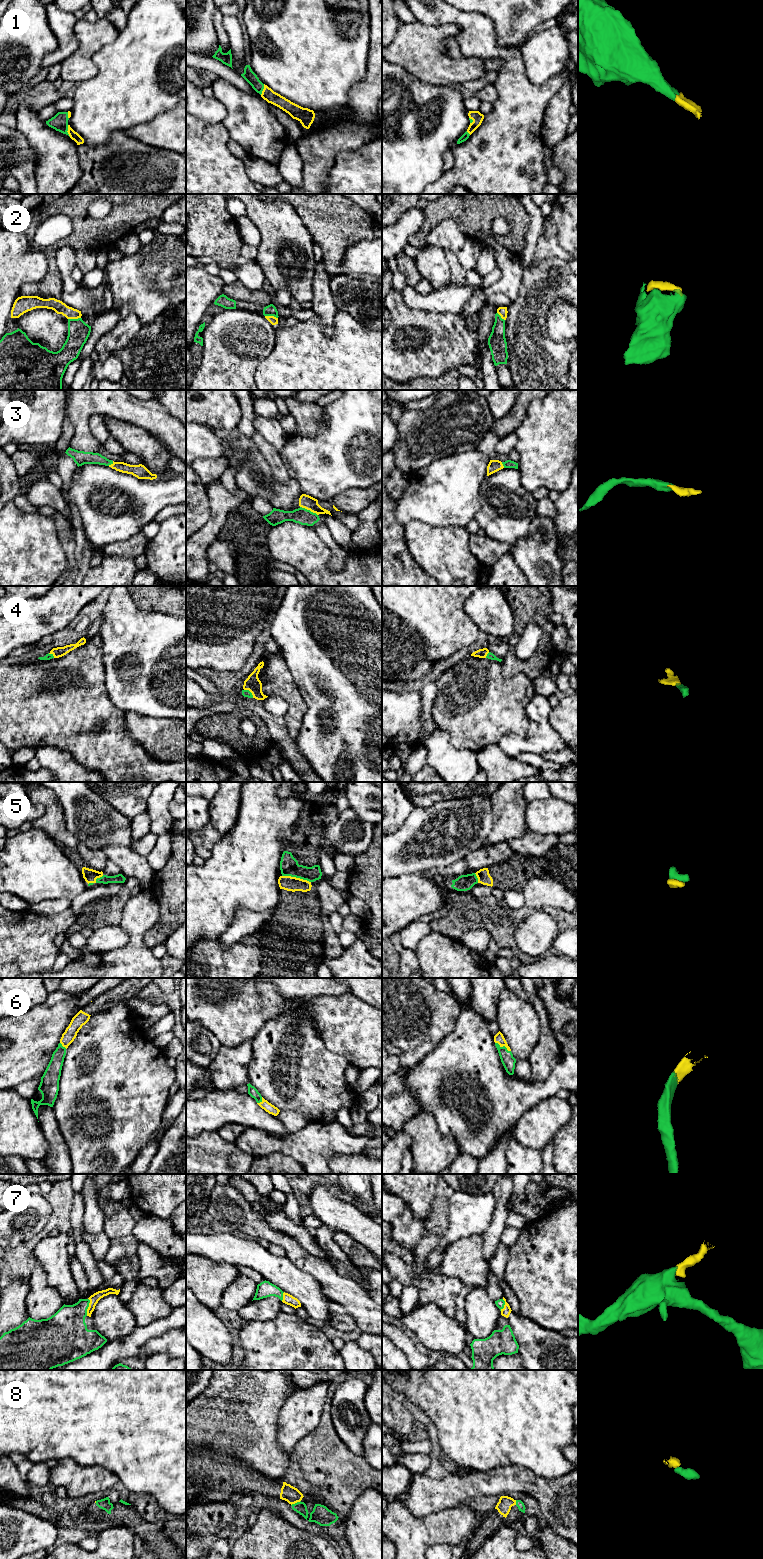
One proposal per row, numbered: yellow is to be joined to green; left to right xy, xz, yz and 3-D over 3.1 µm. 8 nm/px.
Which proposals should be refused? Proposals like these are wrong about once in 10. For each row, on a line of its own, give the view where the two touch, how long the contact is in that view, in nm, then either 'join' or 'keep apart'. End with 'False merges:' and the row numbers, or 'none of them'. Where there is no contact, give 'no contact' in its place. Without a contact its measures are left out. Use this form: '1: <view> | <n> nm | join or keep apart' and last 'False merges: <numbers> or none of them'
1: xy | 100 nm | join
2: xy | 110 nm | join
3: xz | 160 nm | join
4: xz | 100 nm | join
5: xz | 240 nm | join
6: yz | 150 nm | join
7: xy | 140 nm | join
8: xz | 90 nm | join
False merges: none of them

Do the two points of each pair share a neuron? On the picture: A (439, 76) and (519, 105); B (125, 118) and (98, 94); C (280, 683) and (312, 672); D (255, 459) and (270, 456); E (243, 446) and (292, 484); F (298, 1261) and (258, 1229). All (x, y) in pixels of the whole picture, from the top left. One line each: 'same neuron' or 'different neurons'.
A: different neurons
B: same neuron
C: different neurons
D: different neurons
E: same neuron
F: same neuron

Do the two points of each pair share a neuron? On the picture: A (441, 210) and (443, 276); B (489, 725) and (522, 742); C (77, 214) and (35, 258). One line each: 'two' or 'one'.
A: two
B: two
C: two

